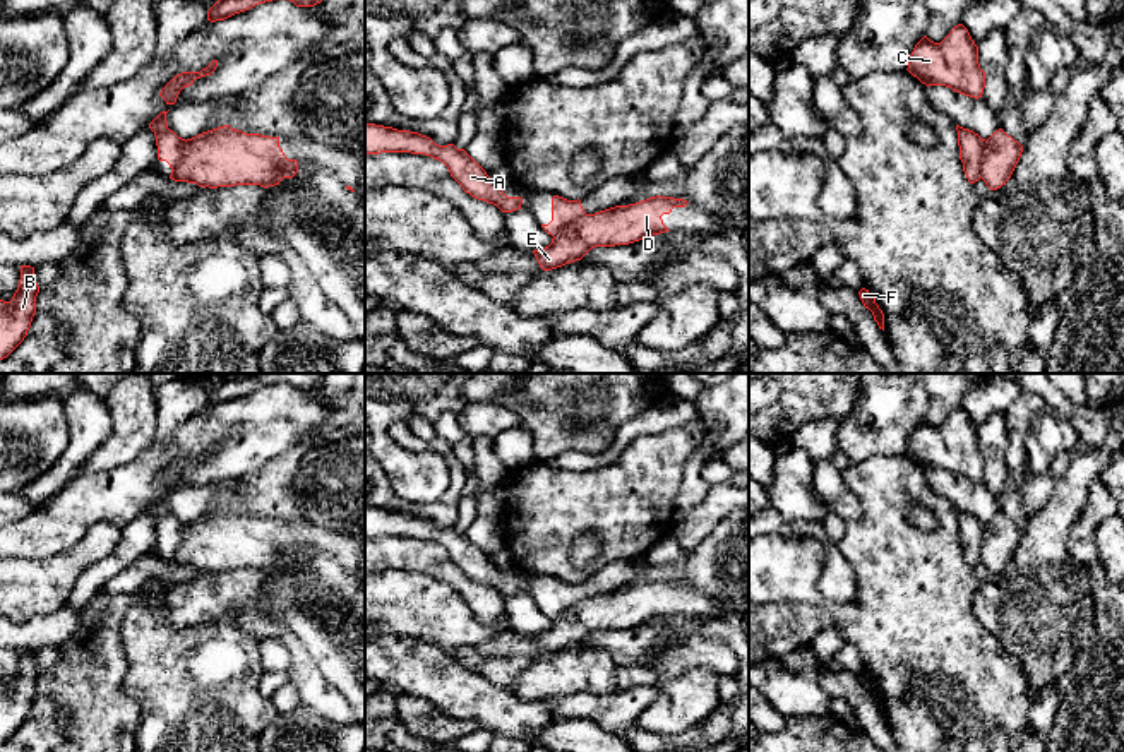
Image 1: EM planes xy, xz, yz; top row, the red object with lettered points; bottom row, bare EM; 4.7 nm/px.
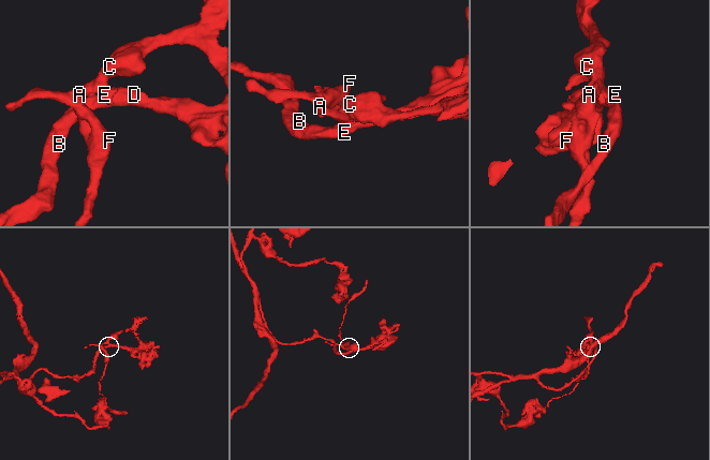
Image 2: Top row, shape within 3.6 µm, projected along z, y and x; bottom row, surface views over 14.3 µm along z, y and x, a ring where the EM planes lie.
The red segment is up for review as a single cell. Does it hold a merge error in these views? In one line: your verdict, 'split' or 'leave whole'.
split

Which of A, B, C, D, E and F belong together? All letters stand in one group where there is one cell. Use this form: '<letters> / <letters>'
A C F / B D E

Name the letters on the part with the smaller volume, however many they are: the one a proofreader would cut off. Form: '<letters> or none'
A, C, F

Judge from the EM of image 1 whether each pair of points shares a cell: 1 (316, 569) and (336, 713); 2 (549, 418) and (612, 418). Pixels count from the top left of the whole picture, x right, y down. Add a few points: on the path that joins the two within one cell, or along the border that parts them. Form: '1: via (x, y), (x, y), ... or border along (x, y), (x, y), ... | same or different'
1: border along (309, 651), (319, 672), (346, 703) | different
2: via (564, 432), (597, 430) | same

